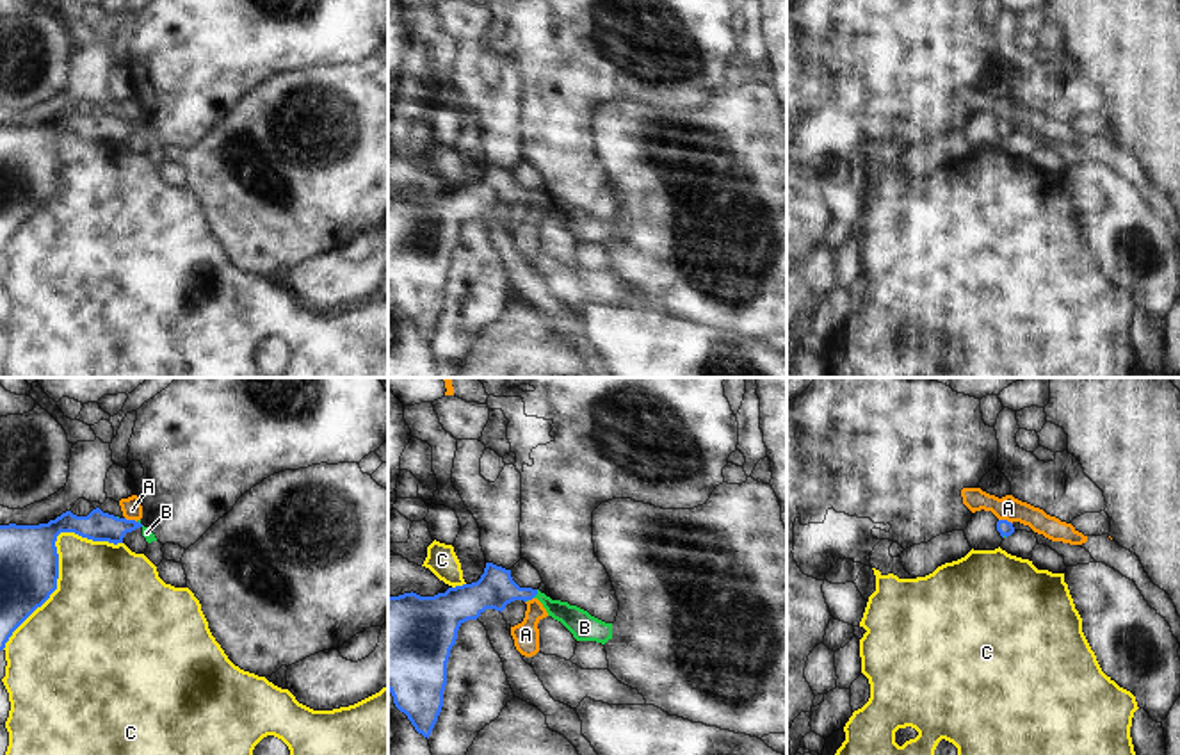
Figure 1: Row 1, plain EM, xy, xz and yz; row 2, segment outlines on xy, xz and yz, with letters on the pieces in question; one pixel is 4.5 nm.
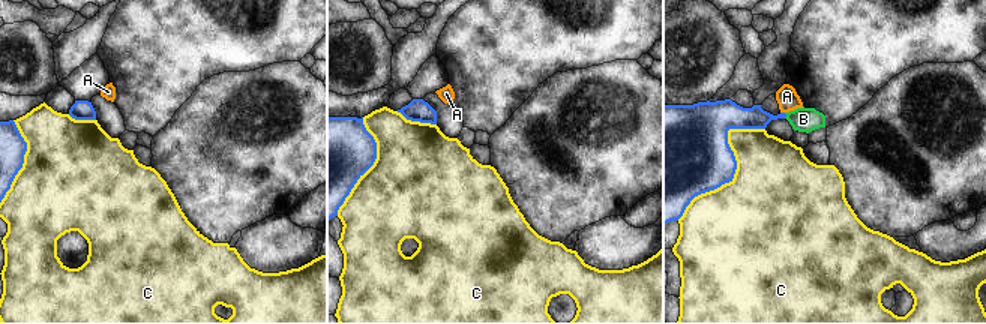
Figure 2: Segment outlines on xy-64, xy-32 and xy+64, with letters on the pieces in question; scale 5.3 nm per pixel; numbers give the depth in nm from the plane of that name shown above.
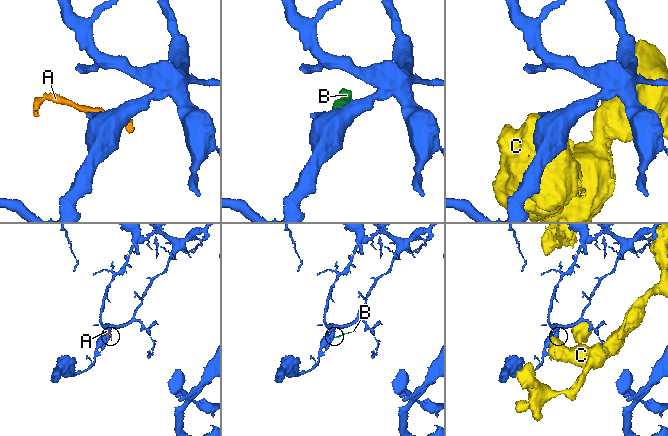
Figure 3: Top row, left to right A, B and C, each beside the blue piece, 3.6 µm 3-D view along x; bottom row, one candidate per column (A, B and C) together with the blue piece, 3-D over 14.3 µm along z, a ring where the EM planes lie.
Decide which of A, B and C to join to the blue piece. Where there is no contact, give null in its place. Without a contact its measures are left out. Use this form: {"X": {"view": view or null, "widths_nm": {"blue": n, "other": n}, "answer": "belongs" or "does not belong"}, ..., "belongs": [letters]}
{"A": {"view": "yz", "widths_nm": {"blue": 70, "other": 110}, "answer": "does not belong"}, "B": {"view": "xz", "widths_nm": {"blue": 170, "other": 120}, "answer": "belongs"}, "C": {"view": "xy", "widths_nm": {"blue": 280, "other": 440}, "answer": "does not belong"}, "belongs": ["B"]}

